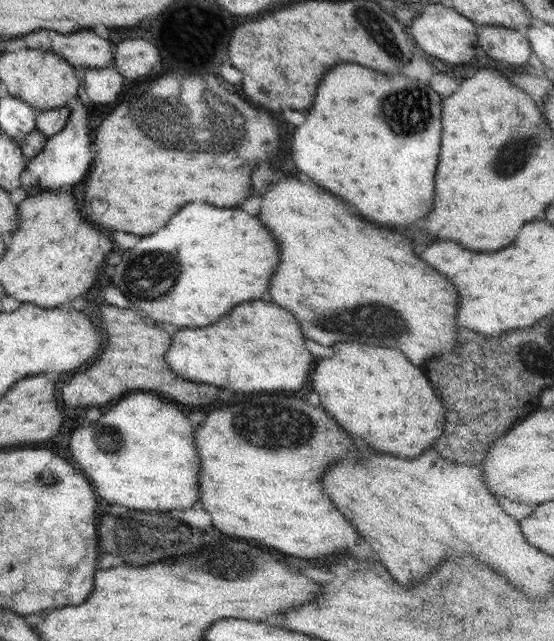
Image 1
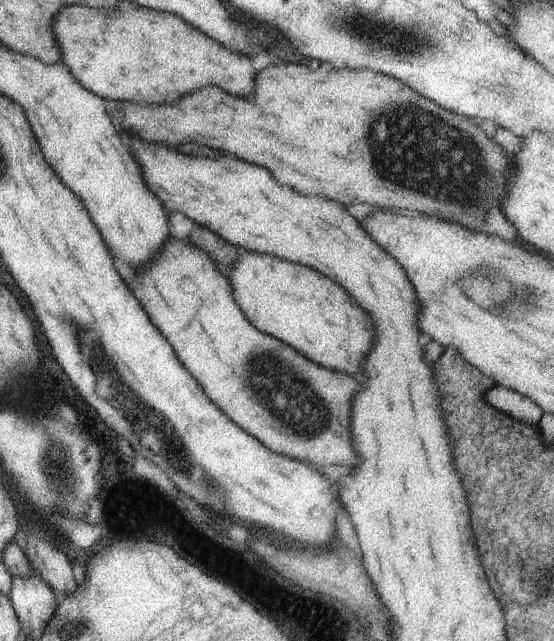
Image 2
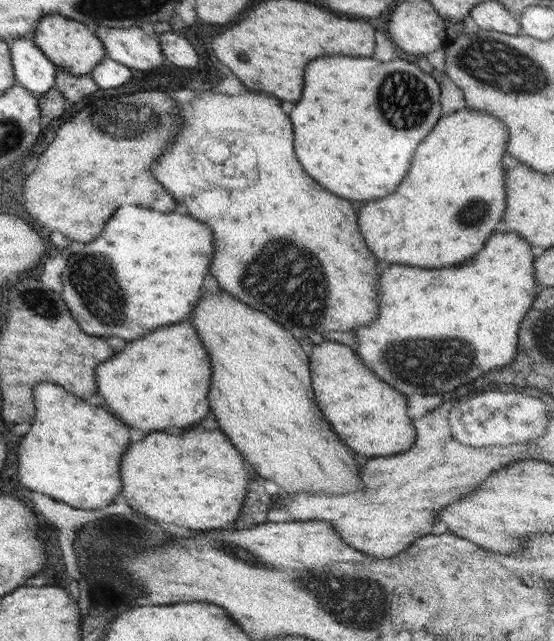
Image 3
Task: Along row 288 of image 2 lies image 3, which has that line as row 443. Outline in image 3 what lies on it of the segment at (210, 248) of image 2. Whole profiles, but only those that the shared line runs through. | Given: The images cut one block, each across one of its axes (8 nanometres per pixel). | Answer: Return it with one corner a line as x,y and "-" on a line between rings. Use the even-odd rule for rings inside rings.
226,292
218,296
204,294
196,304
192,324
212,358
210,402
219,429
262,478
272,480
289,496
299,492
323,492
332,496
363,490
364,483
358,472
360,462
368,458
348,450
348,446
340,442
336,432
332,432
330,424
324,420
312,392
309,356
286,328
266,314
240,304

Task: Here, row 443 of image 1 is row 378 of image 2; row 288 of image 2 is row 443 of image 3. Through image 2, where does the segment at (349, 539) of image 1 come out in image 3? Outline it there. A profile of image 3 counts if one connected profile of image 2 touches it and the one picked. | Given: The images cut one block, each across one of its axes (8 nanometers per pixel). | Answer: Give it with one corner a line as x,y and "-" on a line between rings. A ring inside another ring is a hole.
219,428
179,431
182,434
168,434
168,431
151,432
140,442
132,442
122,458
122,496
128,498
130,506
162,524
178,524
192,530
224,528
233,530
236,518
240,516
242,502
248,494
248,482
254,478
254,470
244,455
230,442

